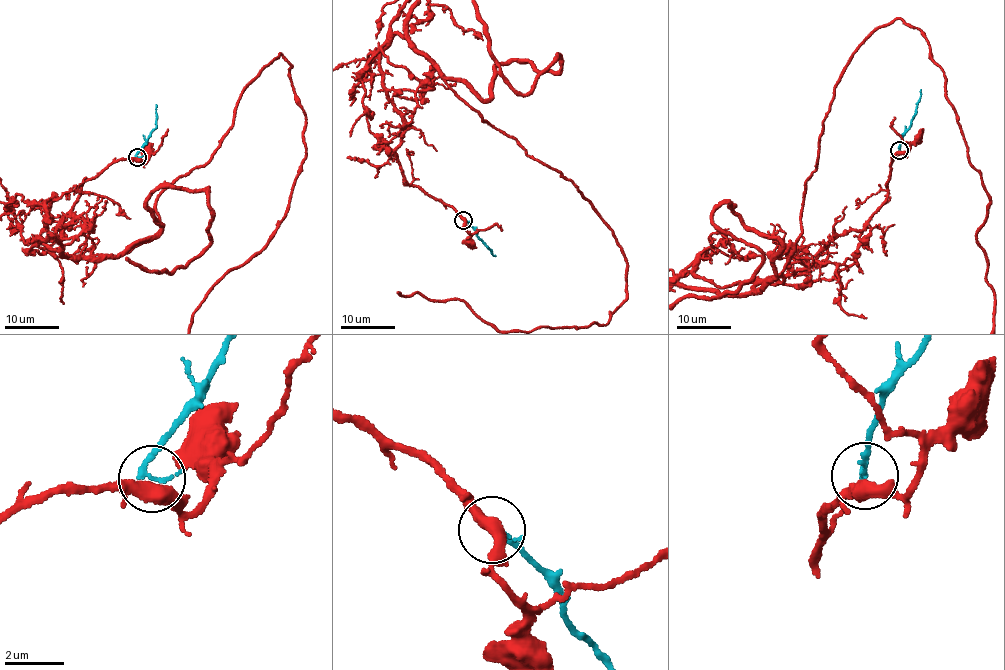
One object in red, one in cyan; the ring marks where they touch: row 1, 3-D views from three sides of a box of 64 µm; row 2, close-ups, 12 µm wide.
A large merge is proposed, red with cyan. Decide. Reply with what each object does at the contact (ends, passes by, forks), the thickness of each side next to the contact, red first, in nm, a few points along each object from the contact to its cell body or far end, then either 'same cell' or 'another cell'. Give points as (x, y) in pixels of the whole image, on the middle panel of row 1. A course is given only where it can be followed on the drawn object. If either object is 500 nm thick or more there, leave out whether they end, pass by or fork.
red passes by | cyan ends | 440/220 nm | cyan via (463, 220), (469, 223), (496, 256) | same cell

